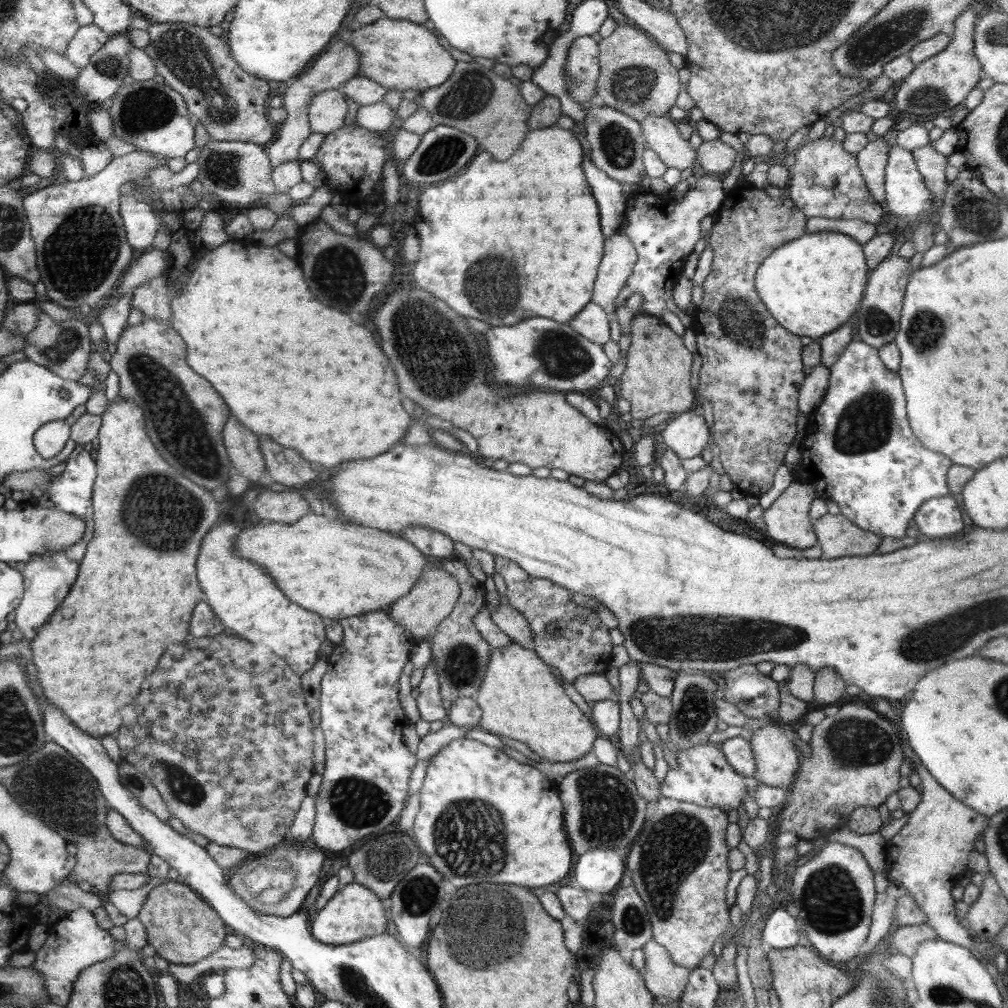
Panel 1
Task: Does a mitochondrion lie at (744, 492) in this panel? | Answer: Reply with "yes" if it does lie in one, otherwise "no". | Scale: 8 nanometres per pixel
no

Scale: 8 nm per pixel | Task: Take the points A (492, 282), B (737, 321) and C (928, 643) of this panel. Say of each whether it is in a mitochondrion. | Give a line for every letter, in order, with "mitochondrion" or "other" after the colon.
A: mitochondrion
B: mitochondrion
C: mitochondrion

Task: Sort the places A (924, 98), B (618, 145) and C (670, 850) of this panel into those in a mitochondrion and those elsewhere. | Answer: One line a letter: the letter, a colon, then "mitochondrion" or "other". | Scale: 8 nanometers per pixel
A: mitochondrion
B: mitochondrion
C: mitochondrion

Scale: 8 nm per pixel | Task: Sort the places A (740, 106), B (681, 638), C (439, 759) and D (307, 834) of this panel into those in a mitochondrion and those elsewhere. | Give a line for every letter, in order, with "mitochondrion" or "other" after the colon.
A: other
B: mitochondrion
C: other
D: other

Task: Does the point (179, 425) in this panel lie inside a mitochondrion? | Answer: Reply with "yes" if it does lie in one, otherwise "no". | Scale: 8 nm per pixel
yes

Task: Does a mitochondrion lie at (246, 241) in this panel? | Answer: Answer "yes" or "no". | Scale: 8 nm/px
no

